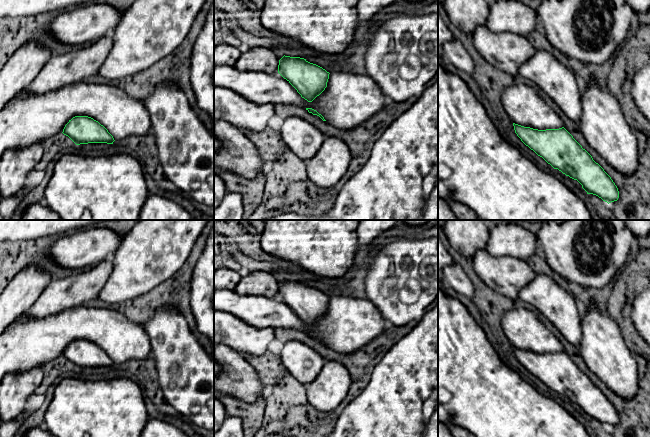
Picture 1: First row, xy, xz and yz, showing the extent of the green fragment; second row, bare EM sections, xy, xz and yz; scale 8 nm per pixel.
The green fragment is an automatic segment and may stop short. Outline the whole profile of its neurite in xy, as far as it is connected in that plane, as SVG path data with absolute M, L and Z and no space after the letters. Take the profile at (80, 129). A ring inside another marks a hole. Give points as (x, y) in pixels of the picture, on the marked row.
M75 116L65 125L63 132L76 145L88 143L113 144L115 141L108 130L88 116Z

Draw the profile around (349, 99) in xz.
M214 65L214 85L228 88L255 104L294 104L312 108L339 129L353 129L376 115L390 102L380 86L367 74L333 72L329 74L327 87L312 102L308 102L278 72L241 71L233 65Z

